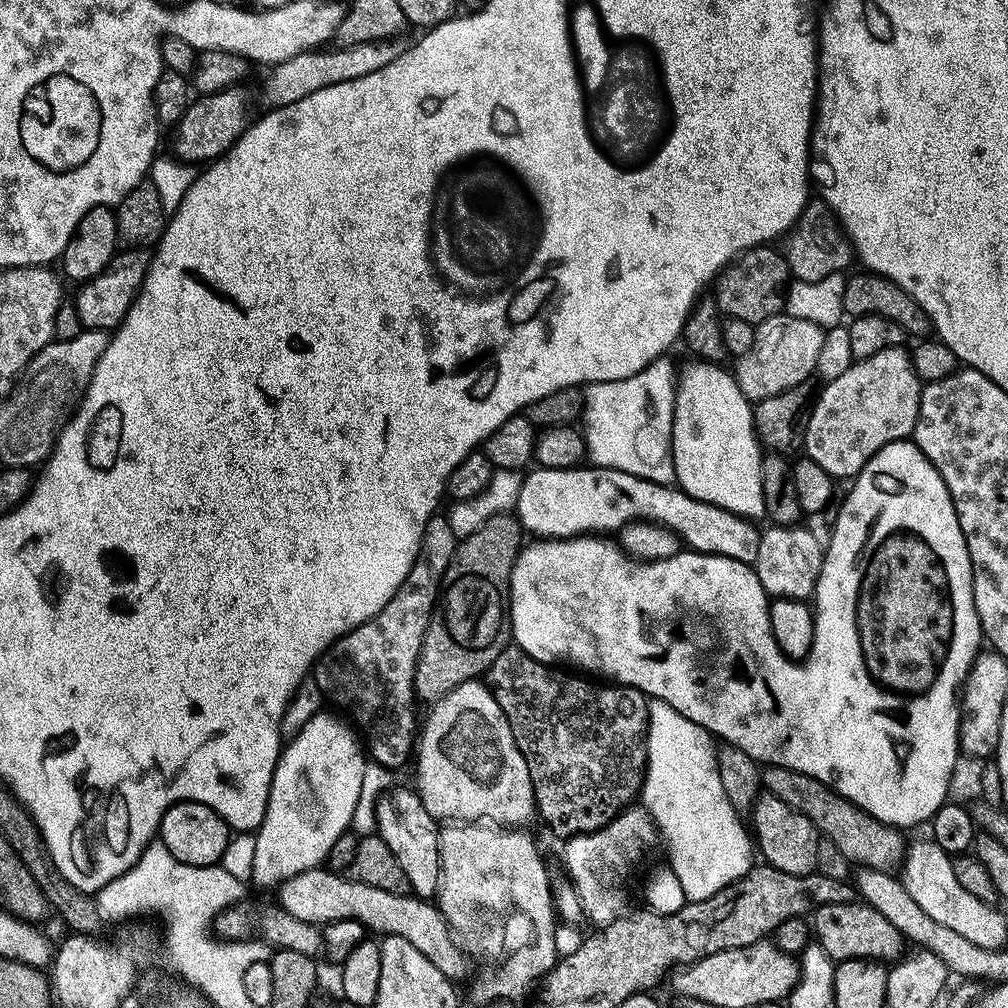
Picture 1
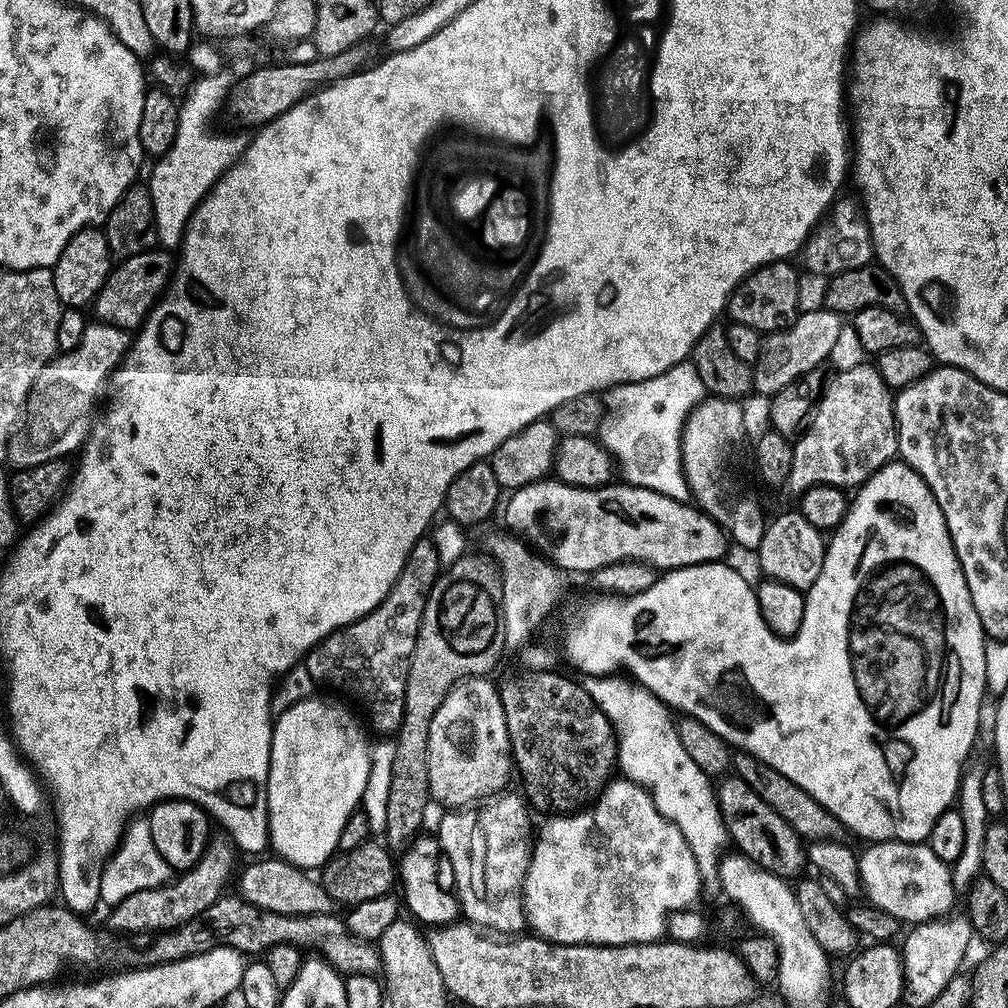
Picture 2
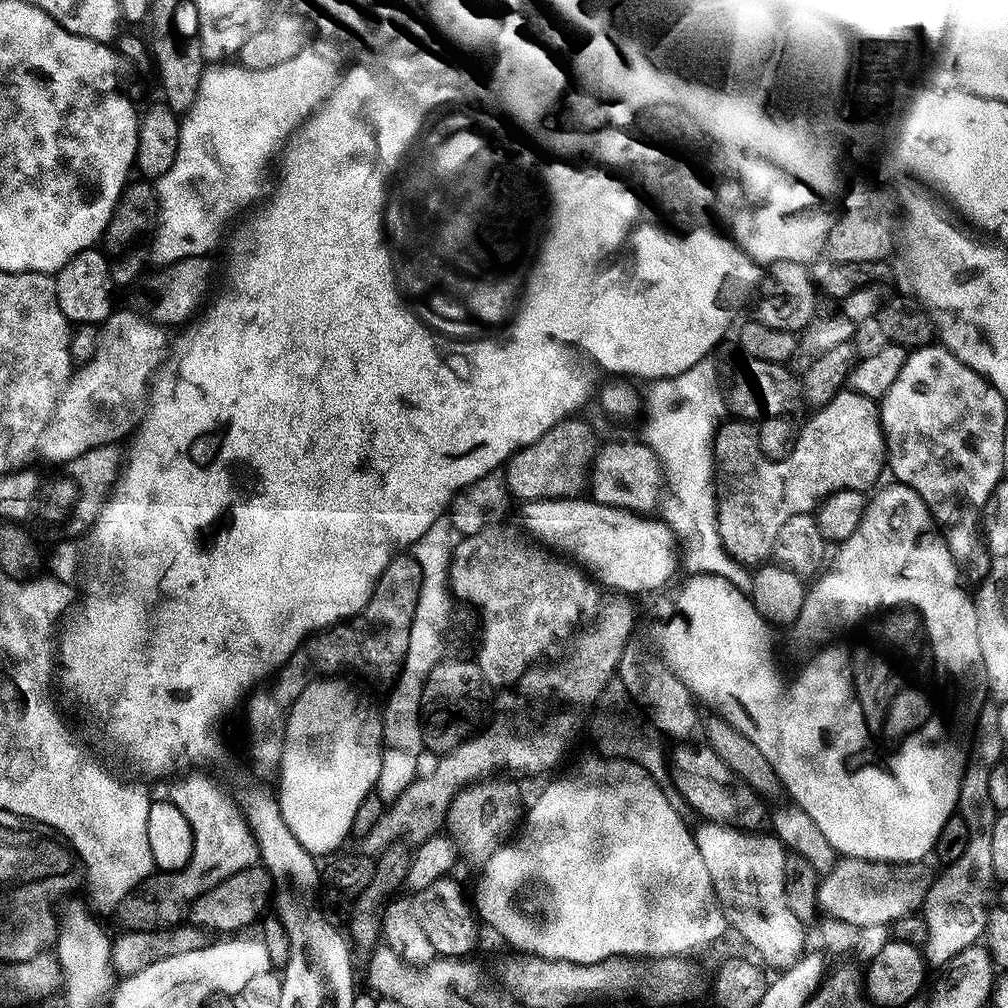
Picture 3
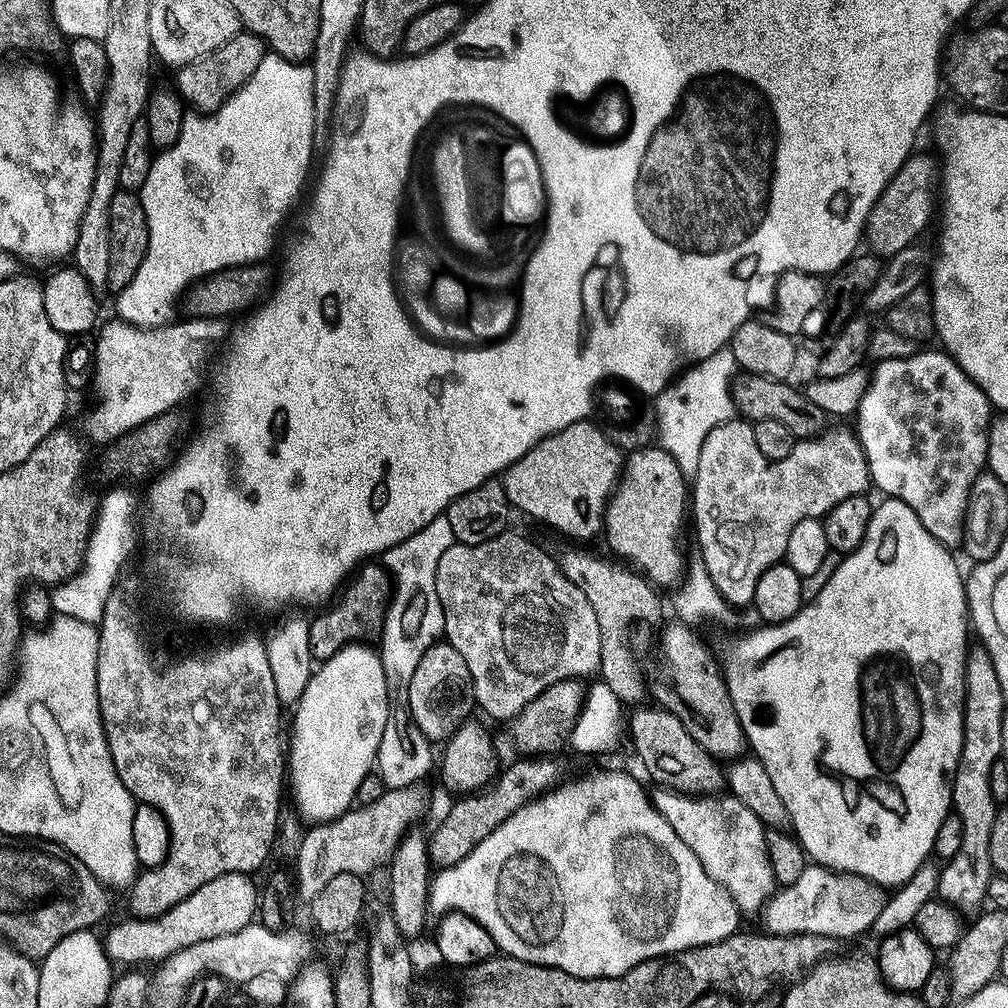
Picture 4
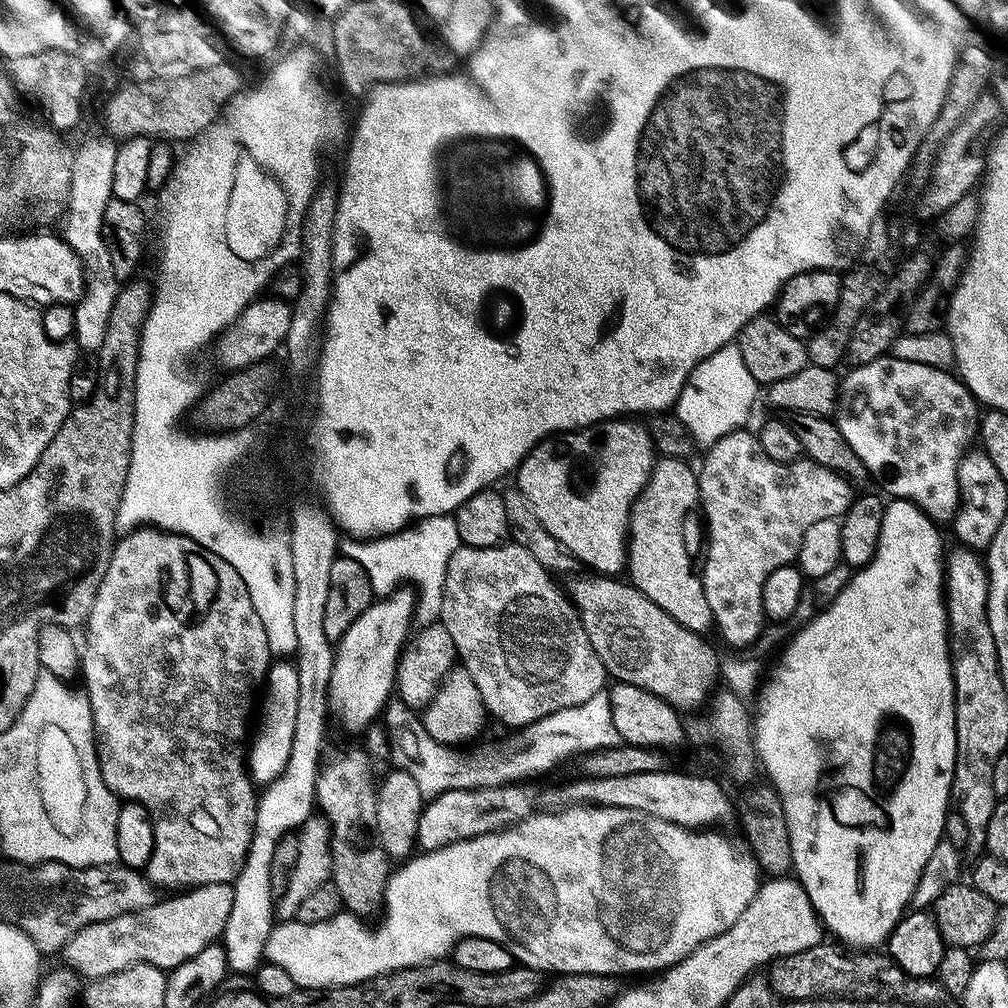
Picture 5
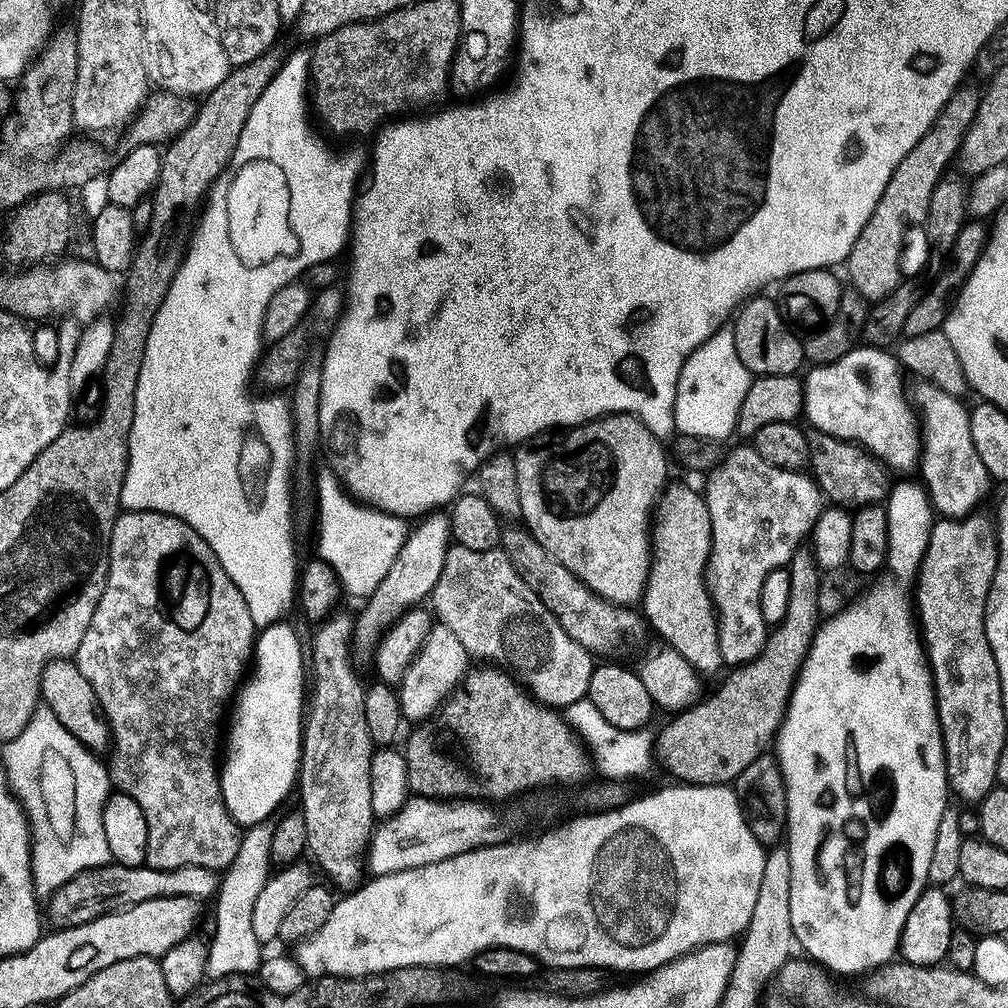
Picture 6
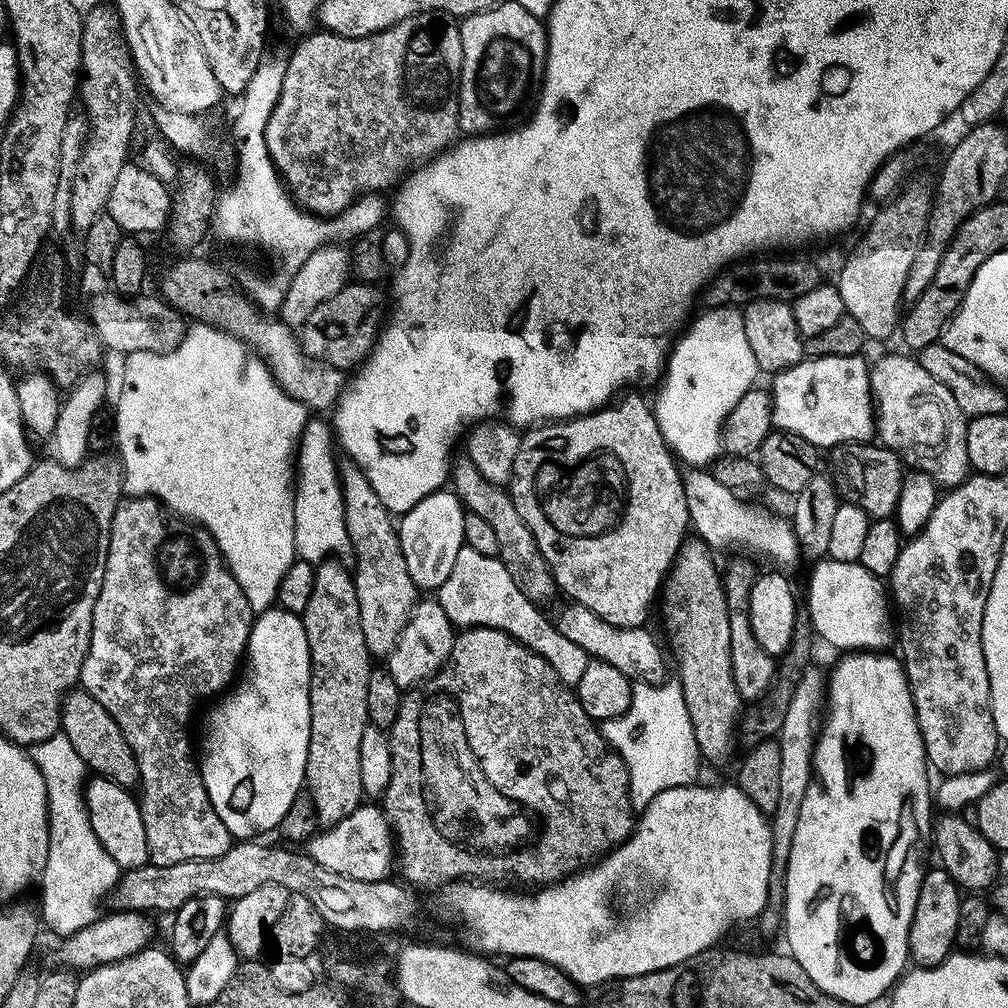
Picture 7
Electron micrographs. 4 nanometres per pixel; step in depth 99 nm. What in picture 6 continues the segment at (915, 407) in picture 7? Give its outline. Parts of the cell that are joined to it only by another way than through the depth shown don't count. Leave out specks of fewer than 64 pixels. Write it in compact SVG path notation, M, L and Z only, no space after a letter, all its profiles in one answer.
M942 391L935 393L936 400L928 400L922 408L922 451L918 472L921 472L922 483L928 493L932 507L941 517L959 520L973 515L976 507L988 496L988 491L994 487L994 481L989 476L986 466L982 466L982 458L978 458L978 450L974 450L974 438L970 438L970 412L960 405L957 397Z

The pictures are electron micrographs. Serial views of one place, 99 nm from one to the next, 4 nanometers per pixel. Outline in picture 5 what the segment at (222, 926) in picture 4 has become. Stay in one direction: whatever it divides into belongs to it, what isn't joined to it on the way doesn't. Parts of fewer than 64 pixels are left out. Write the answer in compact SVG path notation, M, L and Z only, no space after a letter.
M203 884L165 896L168 896L165 900L164 897L157 899L156 904L146 906L146 910L122 914L106 922L94 922L78 934L74 934L74 938L70 938L70 942L62 949L62 957L64 956L65 962L68 963L65 965L89 981L114 974L118 970L130 967L131 964L149 964L155 968L171 970L194 958L198 950L217 943L223 937L226 918L230 918L230 906L234 906L232 884Z

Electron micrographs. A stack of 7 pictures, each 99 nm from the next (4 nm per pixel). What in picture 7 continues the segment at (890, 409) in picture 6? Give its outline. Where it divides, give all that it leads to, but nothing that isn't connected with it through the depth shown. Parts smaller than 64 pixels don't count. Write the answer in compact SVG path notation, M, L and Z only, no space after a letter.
M814 356L771 377L772 423L793 432L821 450L835 444L863 441L874 432L874 401L869 361L859 356Z

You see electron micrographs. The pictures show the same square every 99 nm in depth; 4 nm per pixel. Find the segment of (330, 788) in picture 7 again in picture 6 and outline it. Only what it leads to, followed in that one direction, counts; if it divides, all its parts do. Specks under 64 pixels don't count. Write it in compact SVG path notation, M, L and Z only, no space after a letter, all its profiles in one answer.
M341 610L333 611L331 616L325 620L319 621L316 633L312 636L312 648L310 644L310 676L316 681L311 681L310 684L310 707L306 712L306 719L302 729L302 743L300 745L300 770L298 773L298 796L300 792L299 807L304 813L306 818L306 838L308 839L308 852L310 856L316 859L315 867L325 872L330 879L331 883L337 889L344 888L343 890L355 890L360 887L362 881L366 876L366 864L362 857L365 855L368 842L372 839L374 831L374 817L372 815L372 807L370 806L370 762L372 761L372 754L374 745L370 738L370 730L366 727L366 698L364 697L364 689L366 687L365 681L360 681L360 676L356 673L356 664L352 661L352 652L354 653L354 620L350 615L340 612Z

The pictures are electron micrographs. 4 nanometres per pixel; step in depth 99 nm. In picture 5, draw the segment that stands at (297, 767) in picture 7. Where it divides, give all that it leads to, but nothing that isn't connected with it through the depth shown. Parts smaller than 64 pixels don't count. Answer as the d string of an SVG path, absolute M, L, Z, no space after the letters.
M276 662L268 669L266 685L268 684L268 697L264 700L264 717L260 720L260 729L252 740L252 749L246 752L246 768L257 785L267 786L276 780L290 758L290 742L294 742L294 718L298 714L298 674L295 663Z

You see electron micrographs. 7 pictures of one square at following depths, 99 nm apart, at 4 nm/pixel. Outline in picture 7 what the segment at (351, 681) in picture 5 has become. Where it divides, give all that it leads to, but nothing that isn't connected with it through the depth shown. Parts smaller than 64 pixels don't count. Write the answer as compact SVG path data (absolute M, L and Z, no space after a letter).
M451 490L432 492L422 502L418 502L409 512L403 513L398 520L402 558L406 558L406 570L415 582L417 589L439 589L446 578L464 543L464 518L466 509Z

